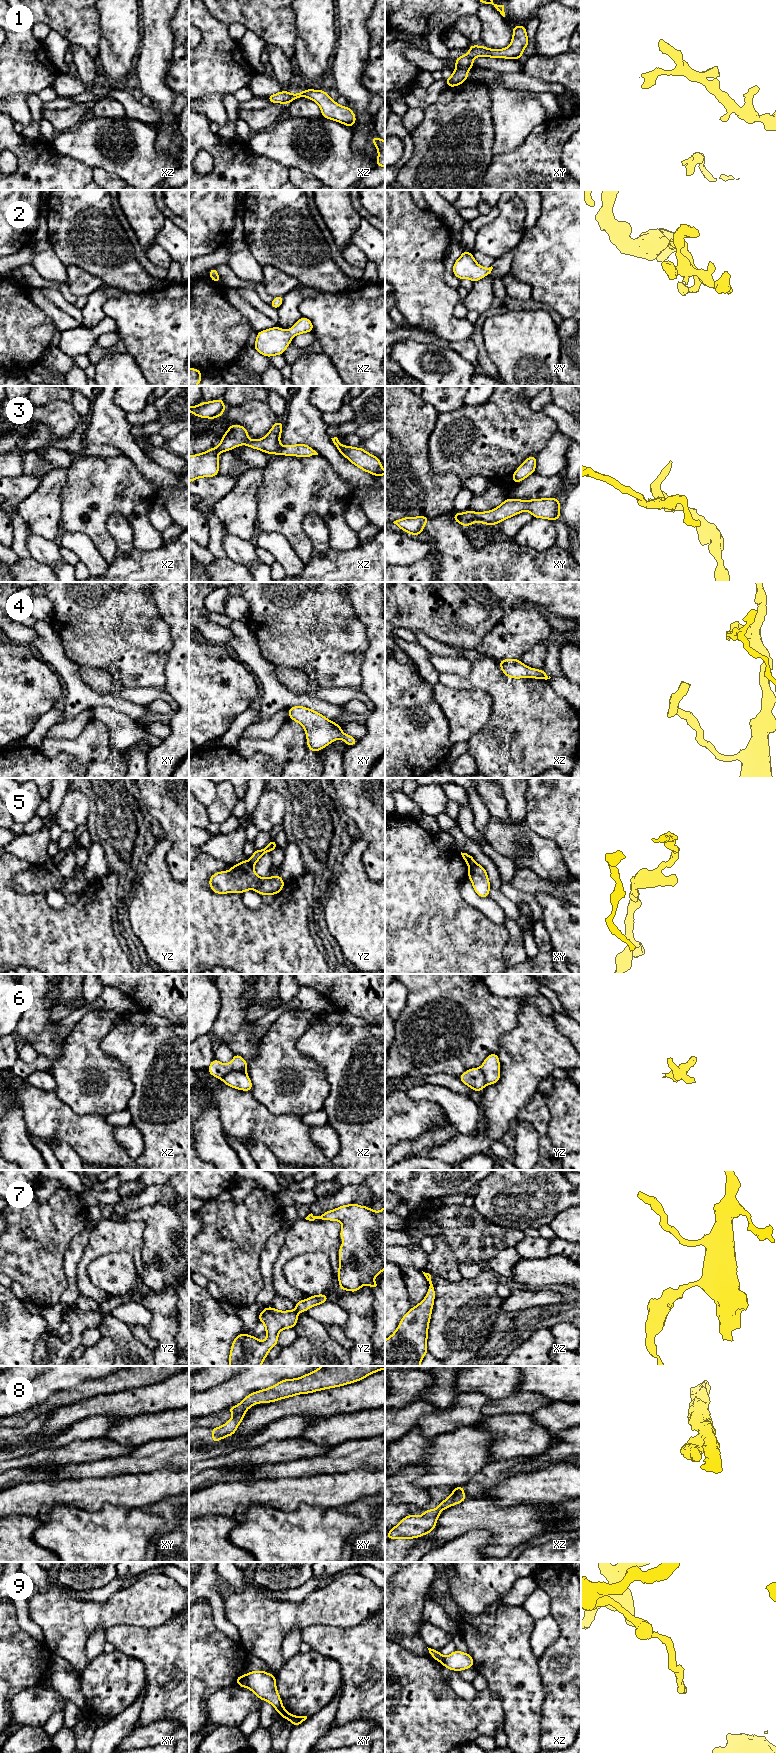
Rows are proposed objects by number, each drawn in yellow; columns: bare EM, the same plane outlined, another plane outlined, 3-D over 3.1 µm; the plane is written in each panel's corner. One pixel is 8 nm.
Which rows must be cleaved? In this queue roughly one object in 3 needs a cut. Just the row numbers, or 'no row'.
5, 6, 8, 9

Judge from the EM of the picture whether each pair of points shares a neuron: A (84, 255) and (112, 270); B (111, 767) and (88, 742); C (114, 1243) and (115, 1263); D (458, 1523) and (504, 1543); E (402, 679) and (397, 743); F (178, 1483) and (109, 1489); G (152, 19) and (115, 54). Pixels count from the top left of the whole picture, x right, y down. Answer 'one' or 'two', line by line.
A: one
B: one
C: two
D: one
E: one
F: one
G: two

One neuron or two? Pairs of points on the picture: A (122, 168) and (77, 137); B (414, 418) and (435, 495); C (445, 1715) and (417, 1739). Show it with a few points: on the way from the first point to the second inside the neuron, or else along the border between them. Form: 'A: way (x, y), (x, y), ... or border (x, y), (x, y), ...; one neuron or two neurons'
A: way (111, 162), (102, 157), (88, 143); one neuron
B: way (414, 437), (414, 470), (420, 476); one neuron
C: way (438, 1720), (424, 1732); one neuron

